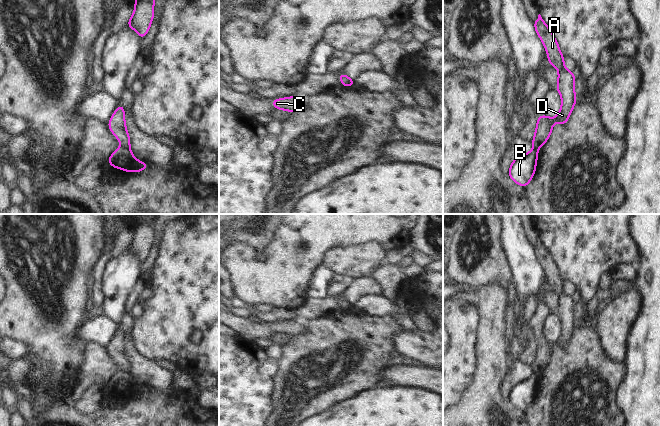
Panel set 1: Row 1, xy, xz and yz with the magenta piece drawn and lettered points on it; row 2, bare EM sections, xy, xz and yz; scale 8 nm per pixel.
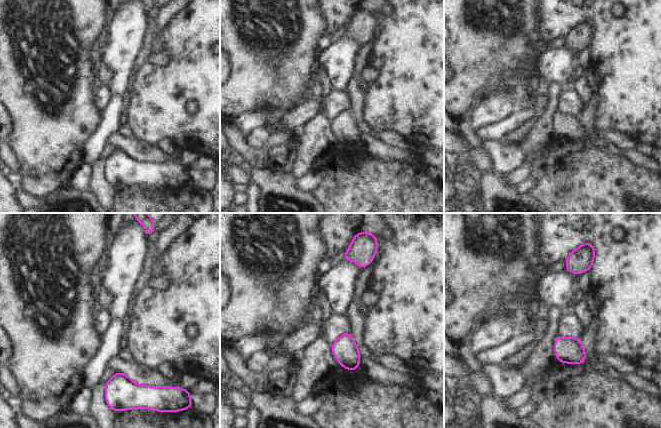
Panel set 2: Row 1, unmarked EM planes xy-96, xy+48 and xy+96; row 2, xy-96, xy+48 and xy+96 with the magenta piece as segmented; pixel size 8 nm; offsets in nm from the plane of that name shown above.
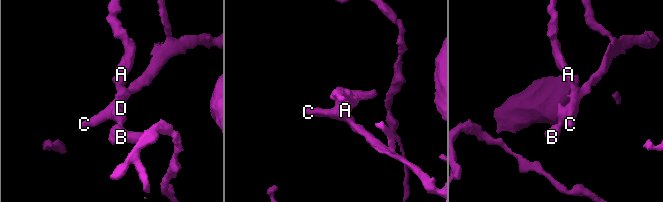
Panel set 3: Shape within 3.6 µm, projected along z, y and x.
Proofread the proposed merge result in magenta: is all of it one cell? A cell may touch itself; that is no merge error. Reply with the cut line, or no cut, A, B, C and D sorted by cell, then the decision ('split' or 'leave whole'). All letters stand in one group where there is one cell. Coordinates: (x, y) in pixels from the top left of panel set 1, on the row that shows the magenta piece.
xy (122, 145), (129, 148) | A C D / B | split

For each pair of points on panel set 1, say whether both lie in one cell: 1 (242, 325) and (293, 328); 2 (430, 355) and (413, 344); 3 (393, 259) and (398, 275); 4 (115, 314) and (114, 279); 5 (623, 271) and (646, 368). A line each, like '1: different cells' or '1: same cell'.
1: same cell
2: same cell
3: different cells
4: same cell
5: different cells

